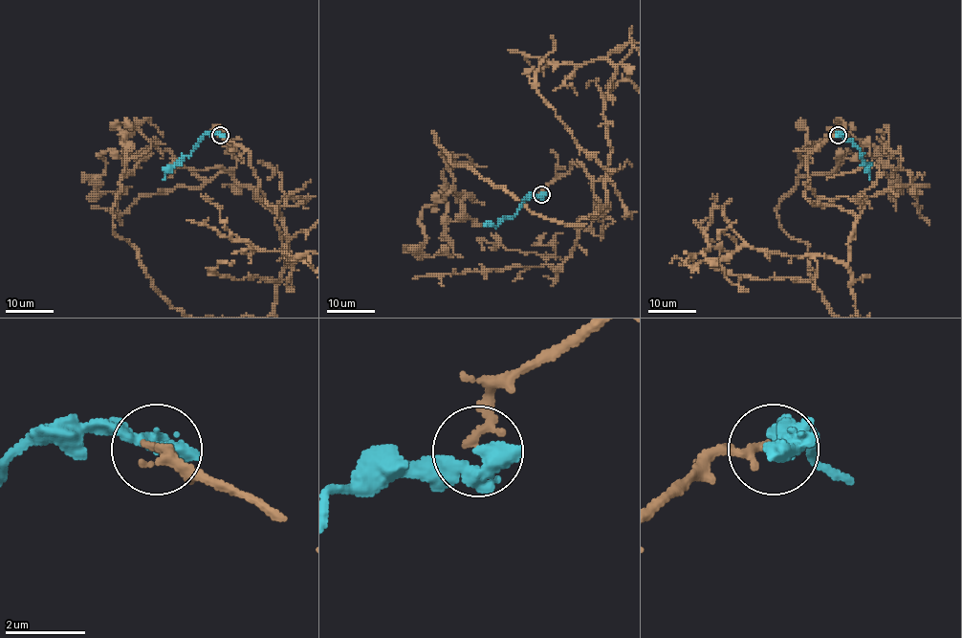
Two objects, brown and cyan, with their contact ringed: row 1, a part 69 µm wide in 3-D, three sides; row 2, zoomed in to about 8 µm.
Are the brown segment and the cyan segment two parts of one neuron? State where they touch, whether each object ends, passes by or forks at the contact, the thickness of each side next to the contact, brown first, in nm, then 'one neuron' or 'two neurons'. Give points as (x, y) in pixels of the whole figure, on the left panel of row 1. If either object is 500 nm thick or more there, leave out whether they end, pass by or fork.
(220, 135) | 200/550 nm | two neurons

